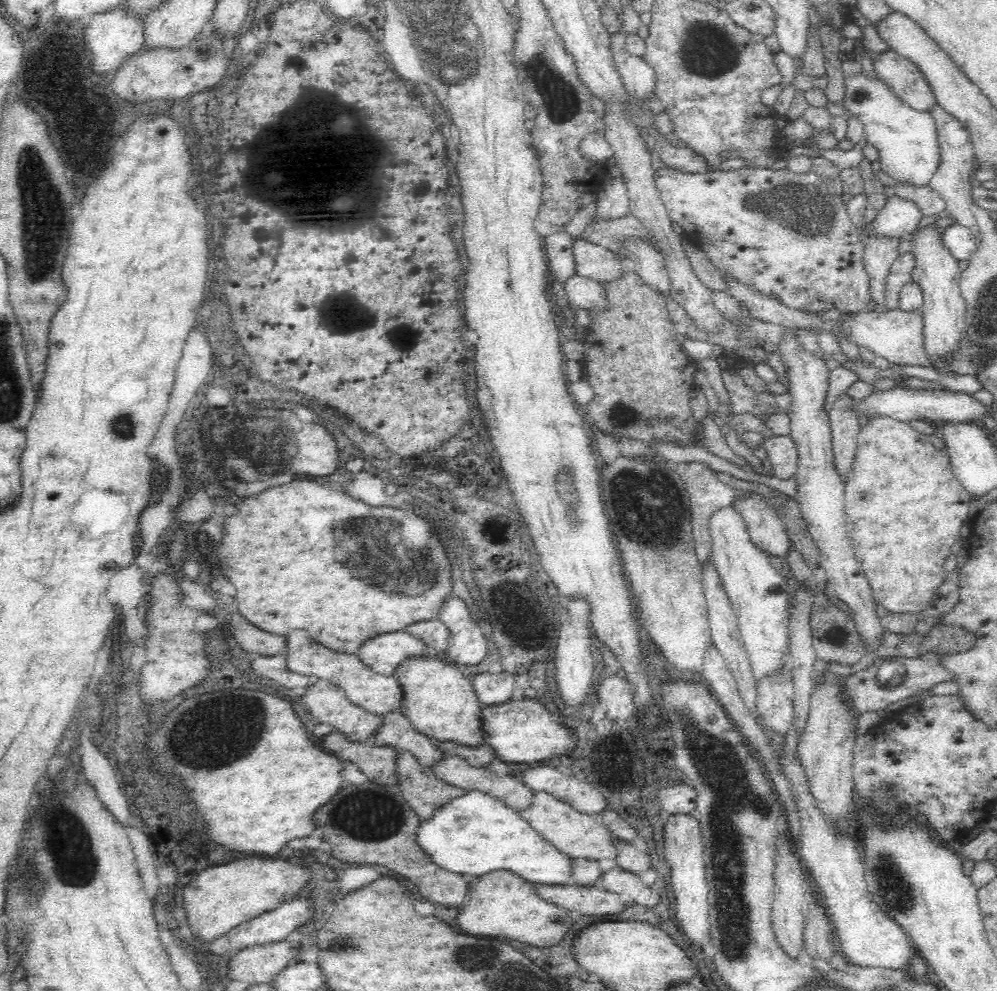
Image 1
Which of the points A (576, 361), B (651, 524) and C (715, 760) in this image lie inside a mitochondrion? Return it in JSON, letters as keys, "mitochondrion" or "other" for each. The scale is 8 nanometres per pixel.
{"A":"other","B":"mitochondrion","C":"mitochondrion"}

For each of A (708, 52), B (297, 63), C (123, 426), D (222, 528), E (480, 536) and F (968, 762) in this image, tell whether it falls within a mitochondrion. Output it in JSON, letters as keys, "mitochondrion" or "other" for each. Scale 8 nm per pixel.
{"A":"mitochondrion","B":"other","C":"mitochondrion","D":"other","E":"other","F":"other"}

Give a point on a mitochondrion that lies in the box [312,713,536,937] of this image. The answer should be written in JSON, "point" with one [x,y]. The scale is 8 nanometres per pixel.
{"point":[363,817]}

